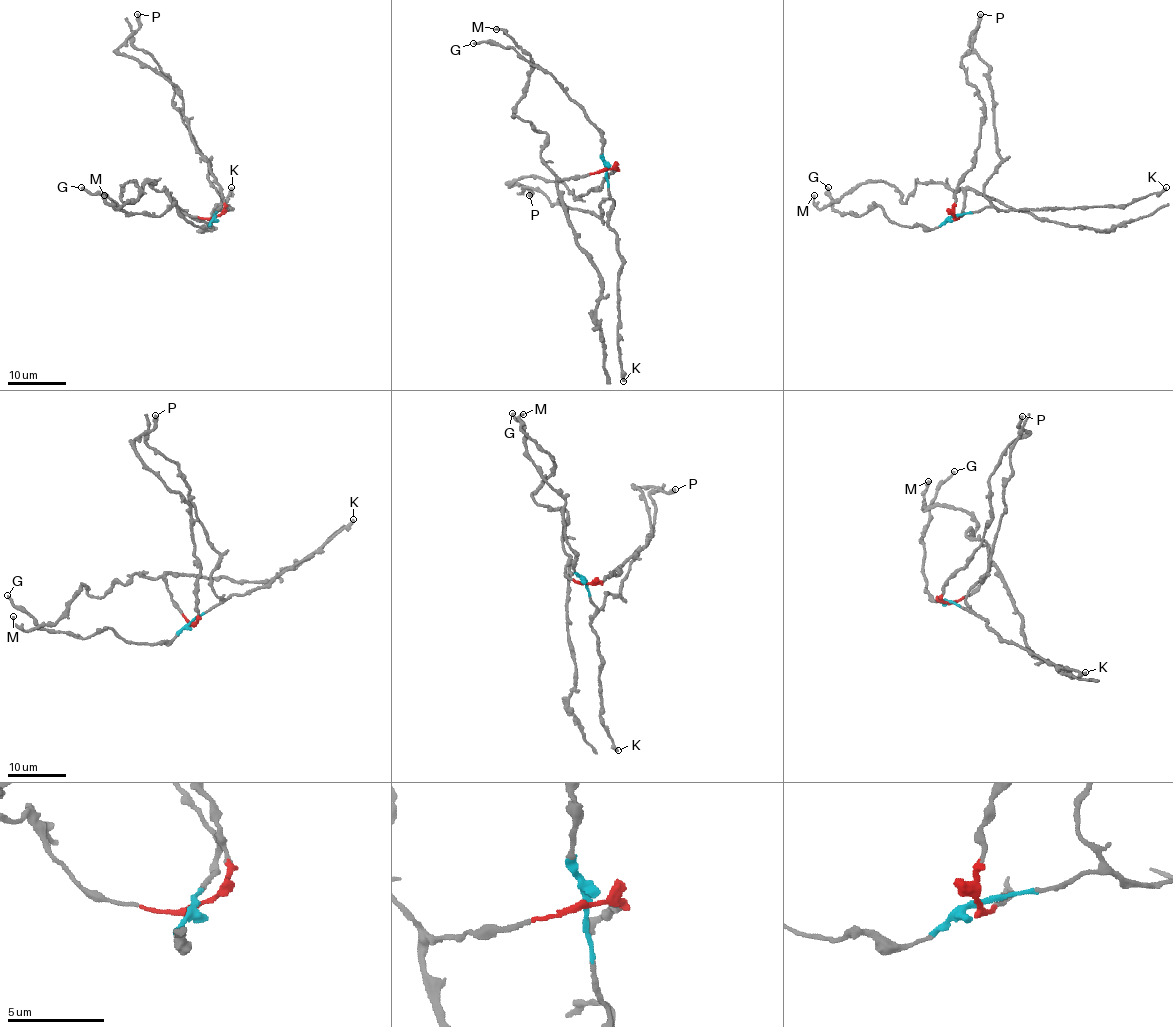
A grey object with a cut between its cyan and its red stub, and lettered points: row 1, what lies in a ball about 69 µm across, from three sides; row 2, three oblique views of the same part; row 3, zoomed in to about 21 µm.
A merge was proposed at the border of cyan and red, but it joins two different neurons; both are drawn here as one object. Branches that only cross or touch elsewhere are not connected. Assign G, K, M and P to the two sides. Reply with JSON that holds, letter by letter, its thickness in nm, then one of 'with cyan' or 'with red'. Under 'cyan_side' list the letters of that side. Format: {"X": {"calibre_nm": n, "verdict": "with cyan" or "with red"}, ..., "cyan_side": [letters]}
{"G": {"calibre_nm": 240, "verdict": "with cyan"}, "K": {"calibre_nm": 320, "verdict": "with cyan"}, "M": {"calibre_nm": 280, "verdict": "with red"}, "P": {"calibre_nm": 300, "verdict": "with red"}, "cyan_side": ["G", "K"]}

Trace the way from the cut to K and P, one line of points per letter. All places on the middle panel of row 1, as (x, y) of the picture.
K: (606, 169), (612, 201), (608, 226), (616, 235), (616, 252), (622, 262), (618, 281), (618, 340), (624, 380)
P: (606, 169), (616, 169), (599, 188), (575, 198), (561, 182), (523, 176), (510, 185), (523, 185), (529, 195)

